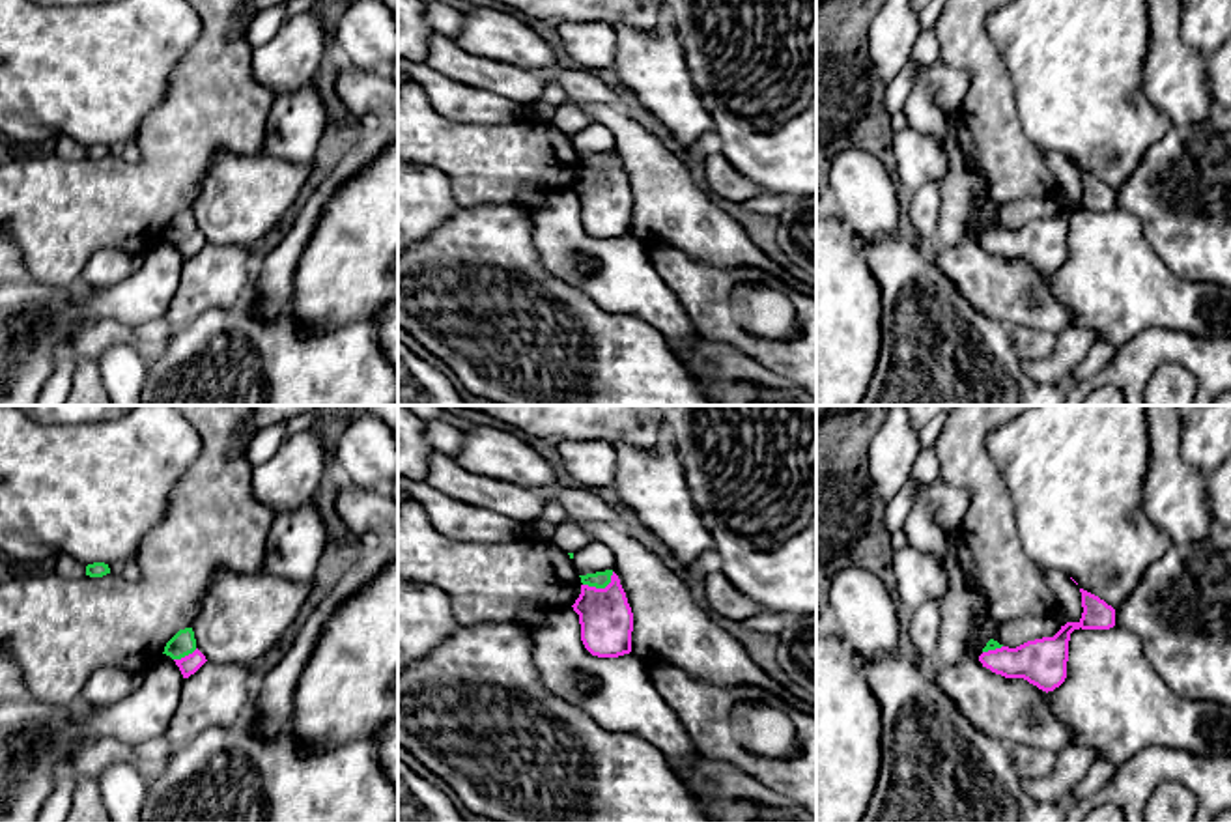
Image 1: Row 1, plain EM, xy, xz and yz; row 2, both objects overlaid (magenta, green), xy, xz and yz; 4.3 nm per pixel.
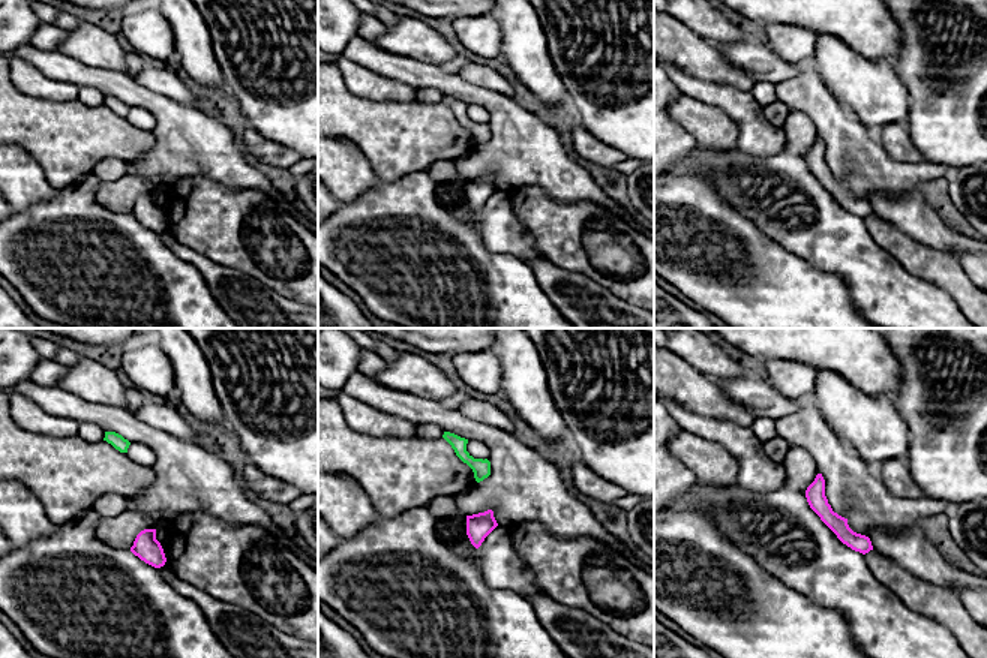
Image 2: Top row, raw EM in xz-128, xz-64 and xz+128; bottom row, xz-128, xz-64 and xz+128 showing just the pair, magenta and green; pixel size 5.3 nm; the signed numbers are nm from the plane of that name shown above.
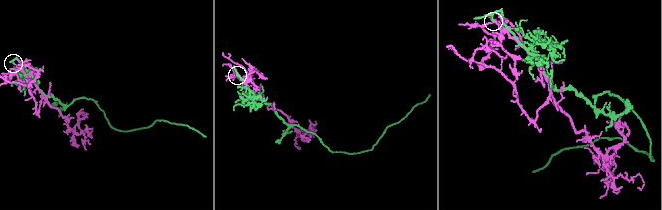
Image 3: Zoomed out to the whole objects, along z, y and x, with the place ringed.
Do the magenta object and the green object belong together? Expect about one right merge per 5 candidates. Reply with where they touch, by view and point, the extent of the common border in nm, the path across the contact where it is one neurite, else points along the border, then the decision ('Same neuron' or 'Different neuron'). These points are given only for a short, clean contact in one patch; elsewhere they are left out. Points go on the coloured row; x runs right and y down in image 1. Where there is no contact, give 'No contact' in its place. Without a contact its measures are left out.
Touches magenta at xz (600, 589). Shared border 150 nm. Different neuron

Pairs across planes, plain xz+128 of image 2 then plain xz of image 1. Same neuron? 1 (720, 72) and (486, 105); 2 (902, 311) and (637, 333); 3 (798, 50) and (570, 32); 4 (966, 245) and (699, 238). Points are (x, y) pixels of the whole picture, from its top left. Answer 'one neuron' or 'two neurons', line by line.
1: two neurons
2: two neurons
3: one neuron
4: one neuron

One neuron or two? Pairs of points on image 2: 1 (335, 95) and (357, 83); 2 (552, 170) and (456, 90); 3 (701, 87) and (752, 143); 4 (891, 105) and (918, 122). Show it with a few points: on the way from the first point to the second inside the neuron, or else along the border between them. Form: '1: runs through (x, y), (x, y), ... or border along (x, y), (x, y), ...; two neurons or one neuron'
1: border along (335, 60), (344, 84), (353, 93), (380, 102); two neurons
2: runs through (527, 144), (512, 125), (482, 96); one neuron
3: runs through (717, 95), (723, 96), (752, 126); one neuron
4: border along (900, 81), (908, 93), (908, 119); two neurons

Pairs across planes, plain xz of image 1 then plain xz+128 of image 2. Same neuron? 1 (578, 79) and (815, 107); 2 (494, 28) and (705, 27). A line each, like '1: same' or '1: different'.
1: different
2: same

